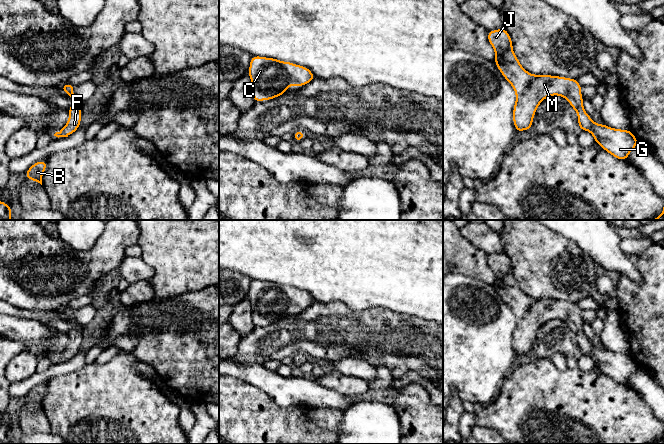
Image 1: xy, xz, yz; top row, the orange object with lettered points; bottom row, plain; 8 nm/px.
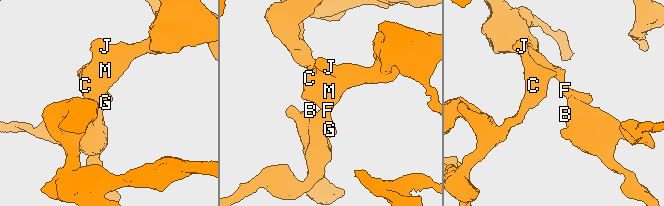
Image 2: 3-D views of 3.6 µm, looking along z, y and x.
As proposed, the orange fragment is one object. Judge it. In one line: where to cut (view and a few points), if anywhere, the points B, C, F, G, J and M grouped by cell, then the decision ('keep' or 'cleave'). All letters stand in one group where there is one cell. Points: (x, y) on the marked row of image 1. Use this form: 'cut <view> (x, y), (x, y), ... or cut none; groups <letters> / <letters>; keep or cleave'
cut none; groups B C F G J M; keep

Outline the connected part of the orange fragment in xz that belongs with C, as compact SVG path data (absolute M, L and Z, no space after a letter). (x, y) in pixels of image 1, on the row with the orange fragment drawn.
M262 56L251 57L248 75L255 102L274 99L287 93L287 86L302 87L315 79L305 66Z

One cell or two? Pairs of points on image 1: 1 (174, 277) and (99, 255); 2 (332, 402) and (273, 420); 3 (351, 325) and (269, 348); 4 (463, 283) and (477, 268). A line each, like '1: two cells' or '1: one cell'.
1: two cells
2: two cells
3: one cell
4: two cells

